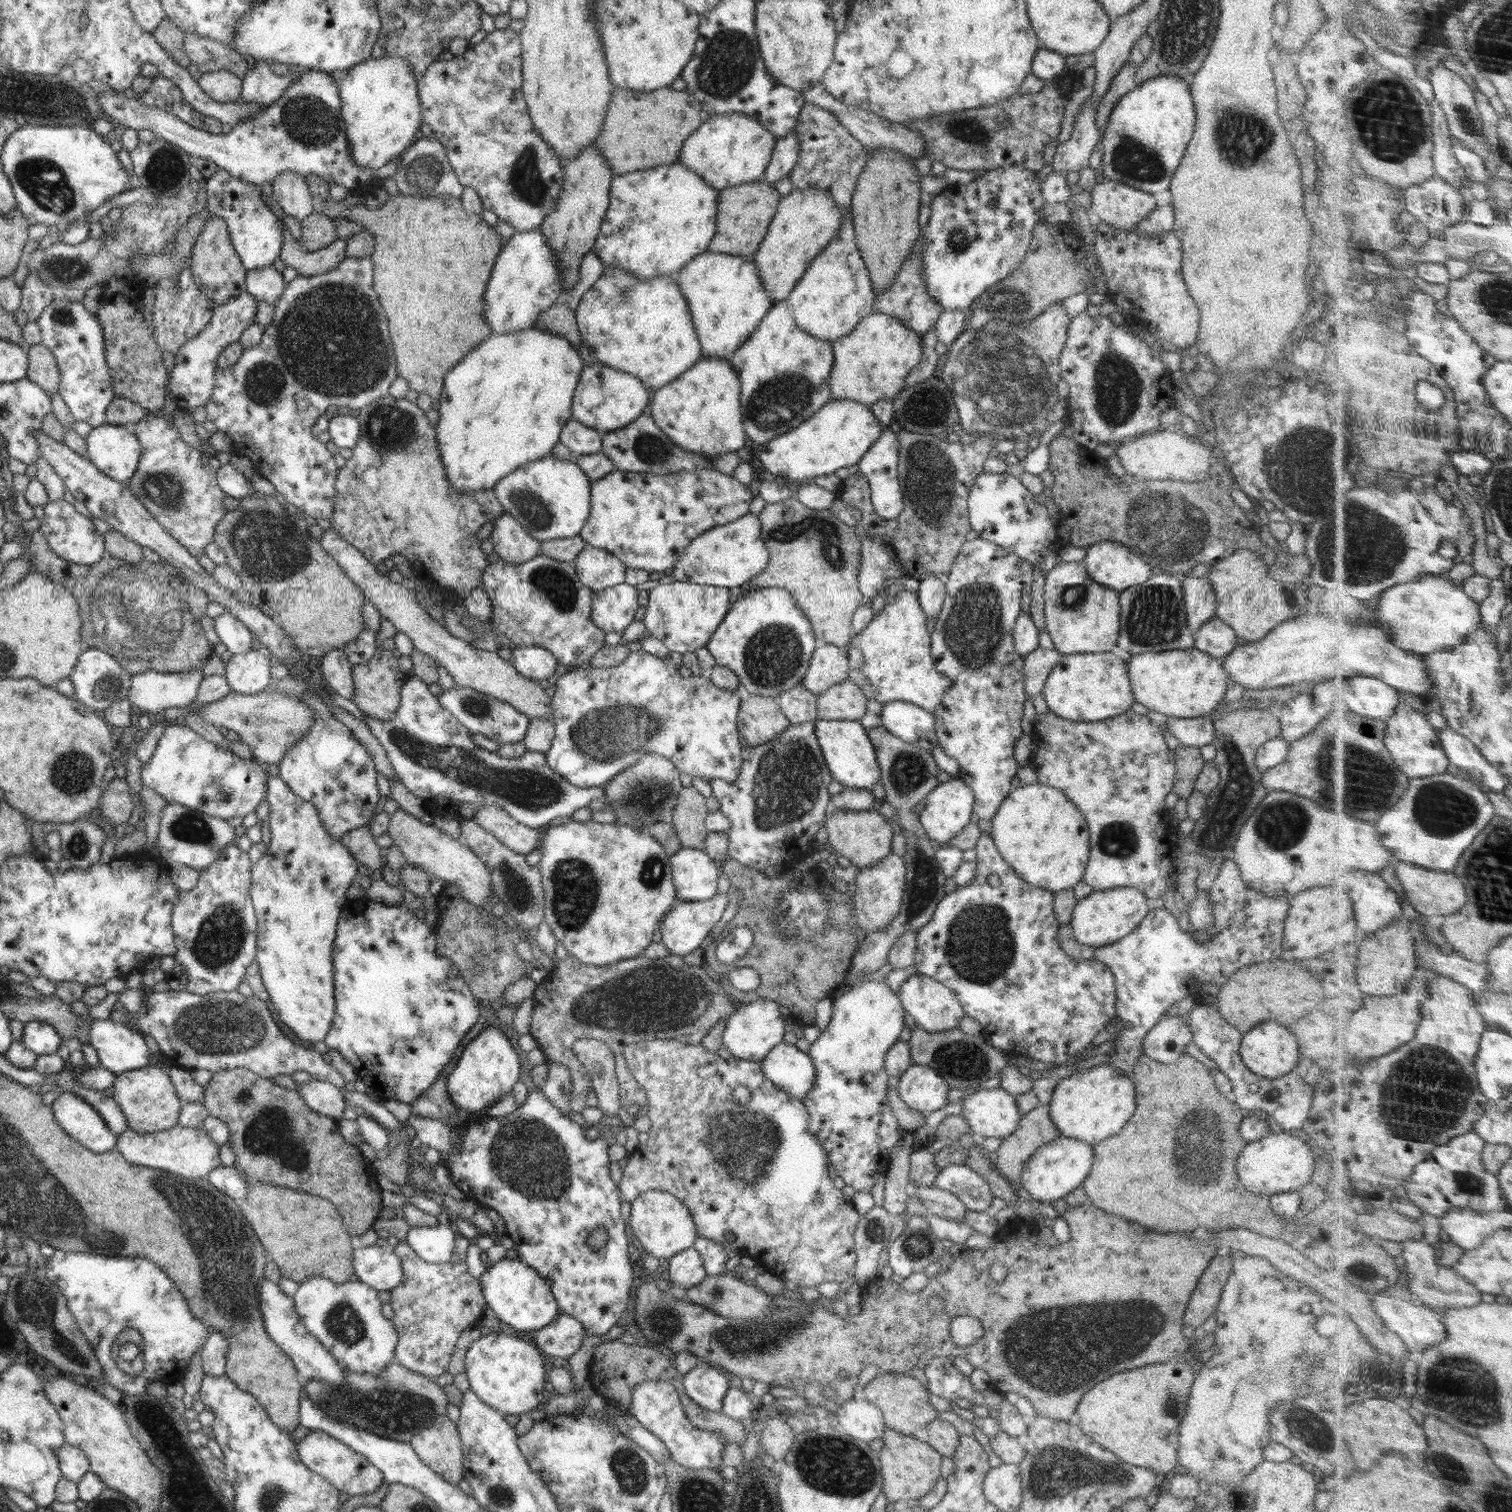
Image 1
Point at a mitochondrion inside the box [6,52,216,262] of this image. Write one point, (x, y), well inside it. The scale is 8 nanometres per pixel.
(40, 178)

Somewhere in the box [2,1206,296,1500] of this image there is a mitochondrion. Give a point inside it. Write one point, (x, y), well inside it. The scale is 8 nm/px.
(35, 1298)

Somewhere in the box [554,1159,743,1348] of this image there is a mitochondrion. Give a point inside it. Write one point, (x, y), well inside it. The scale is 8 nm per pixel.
(665, 1320)

